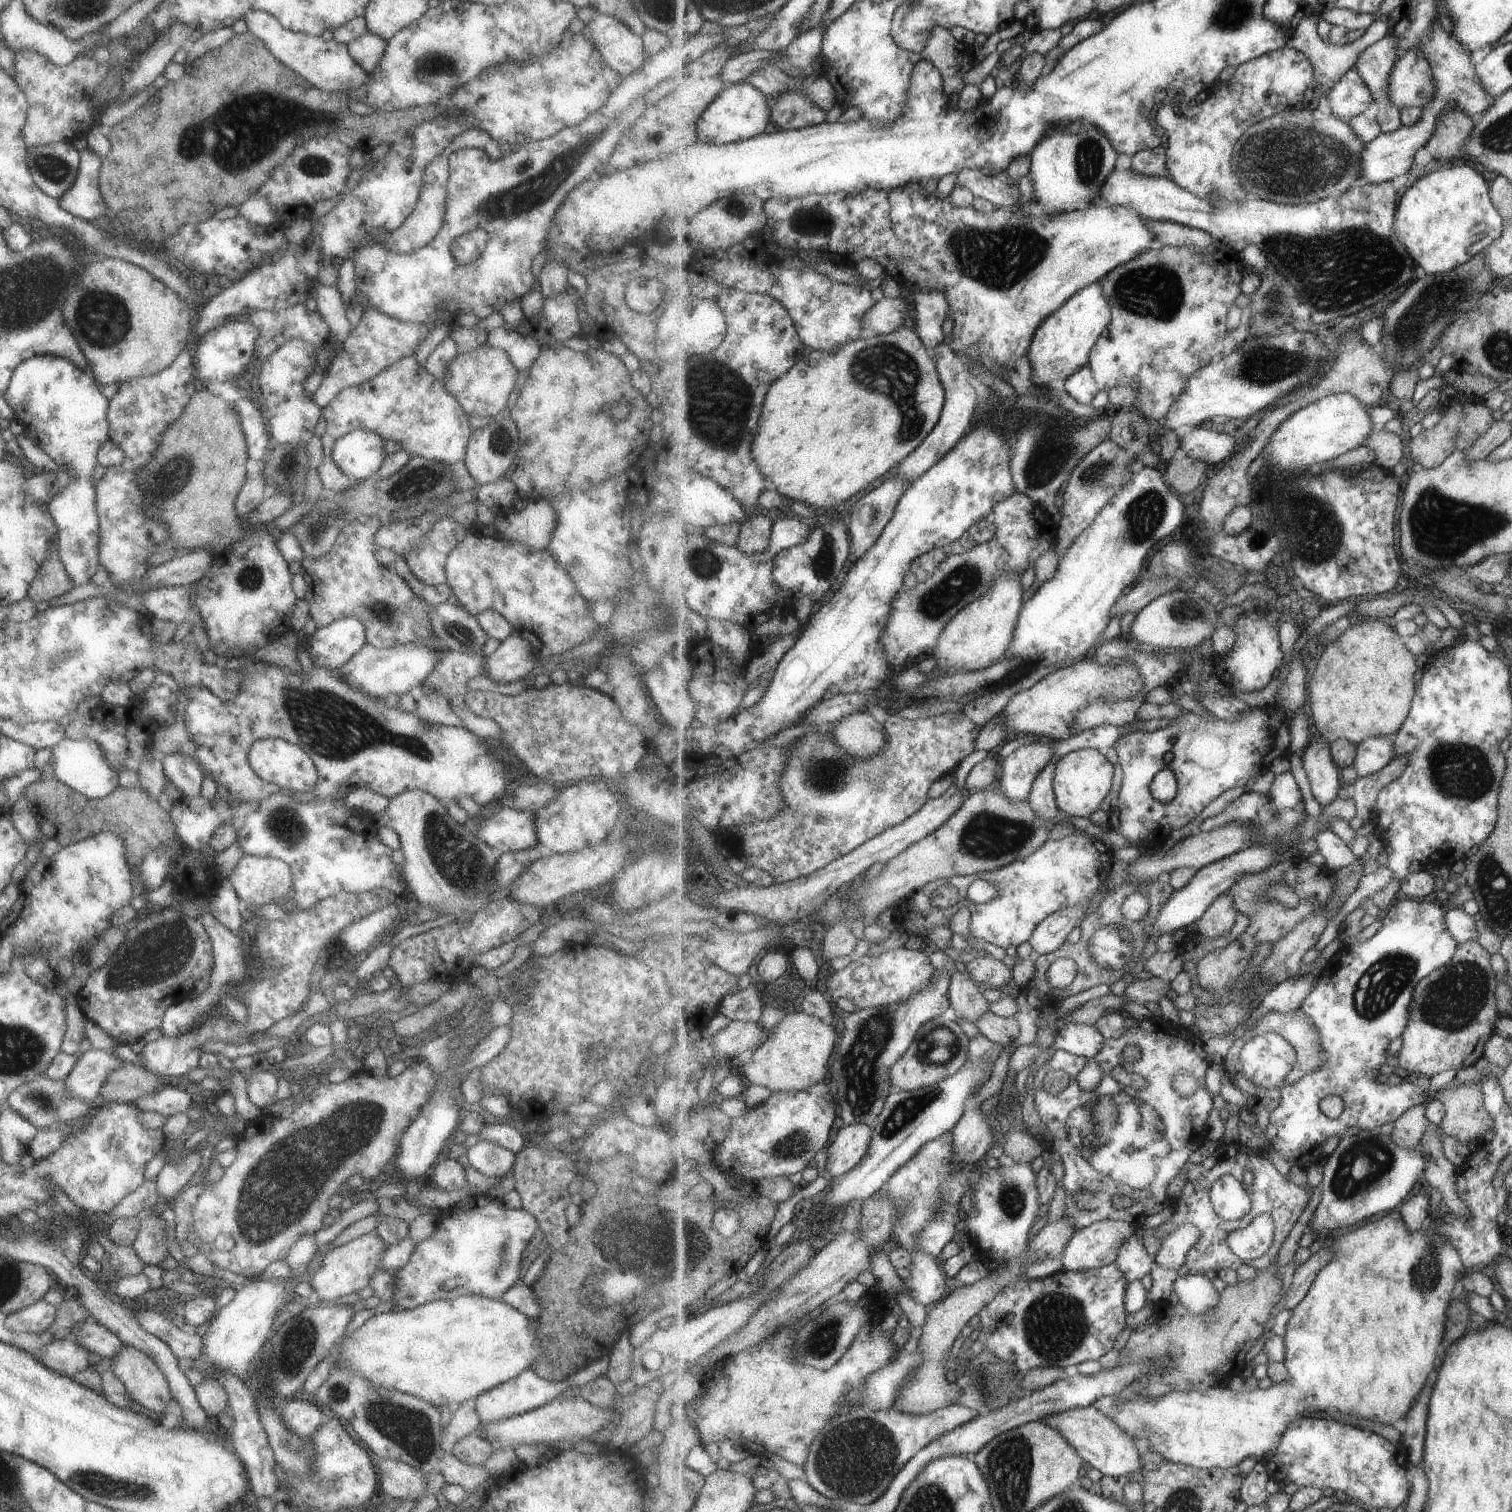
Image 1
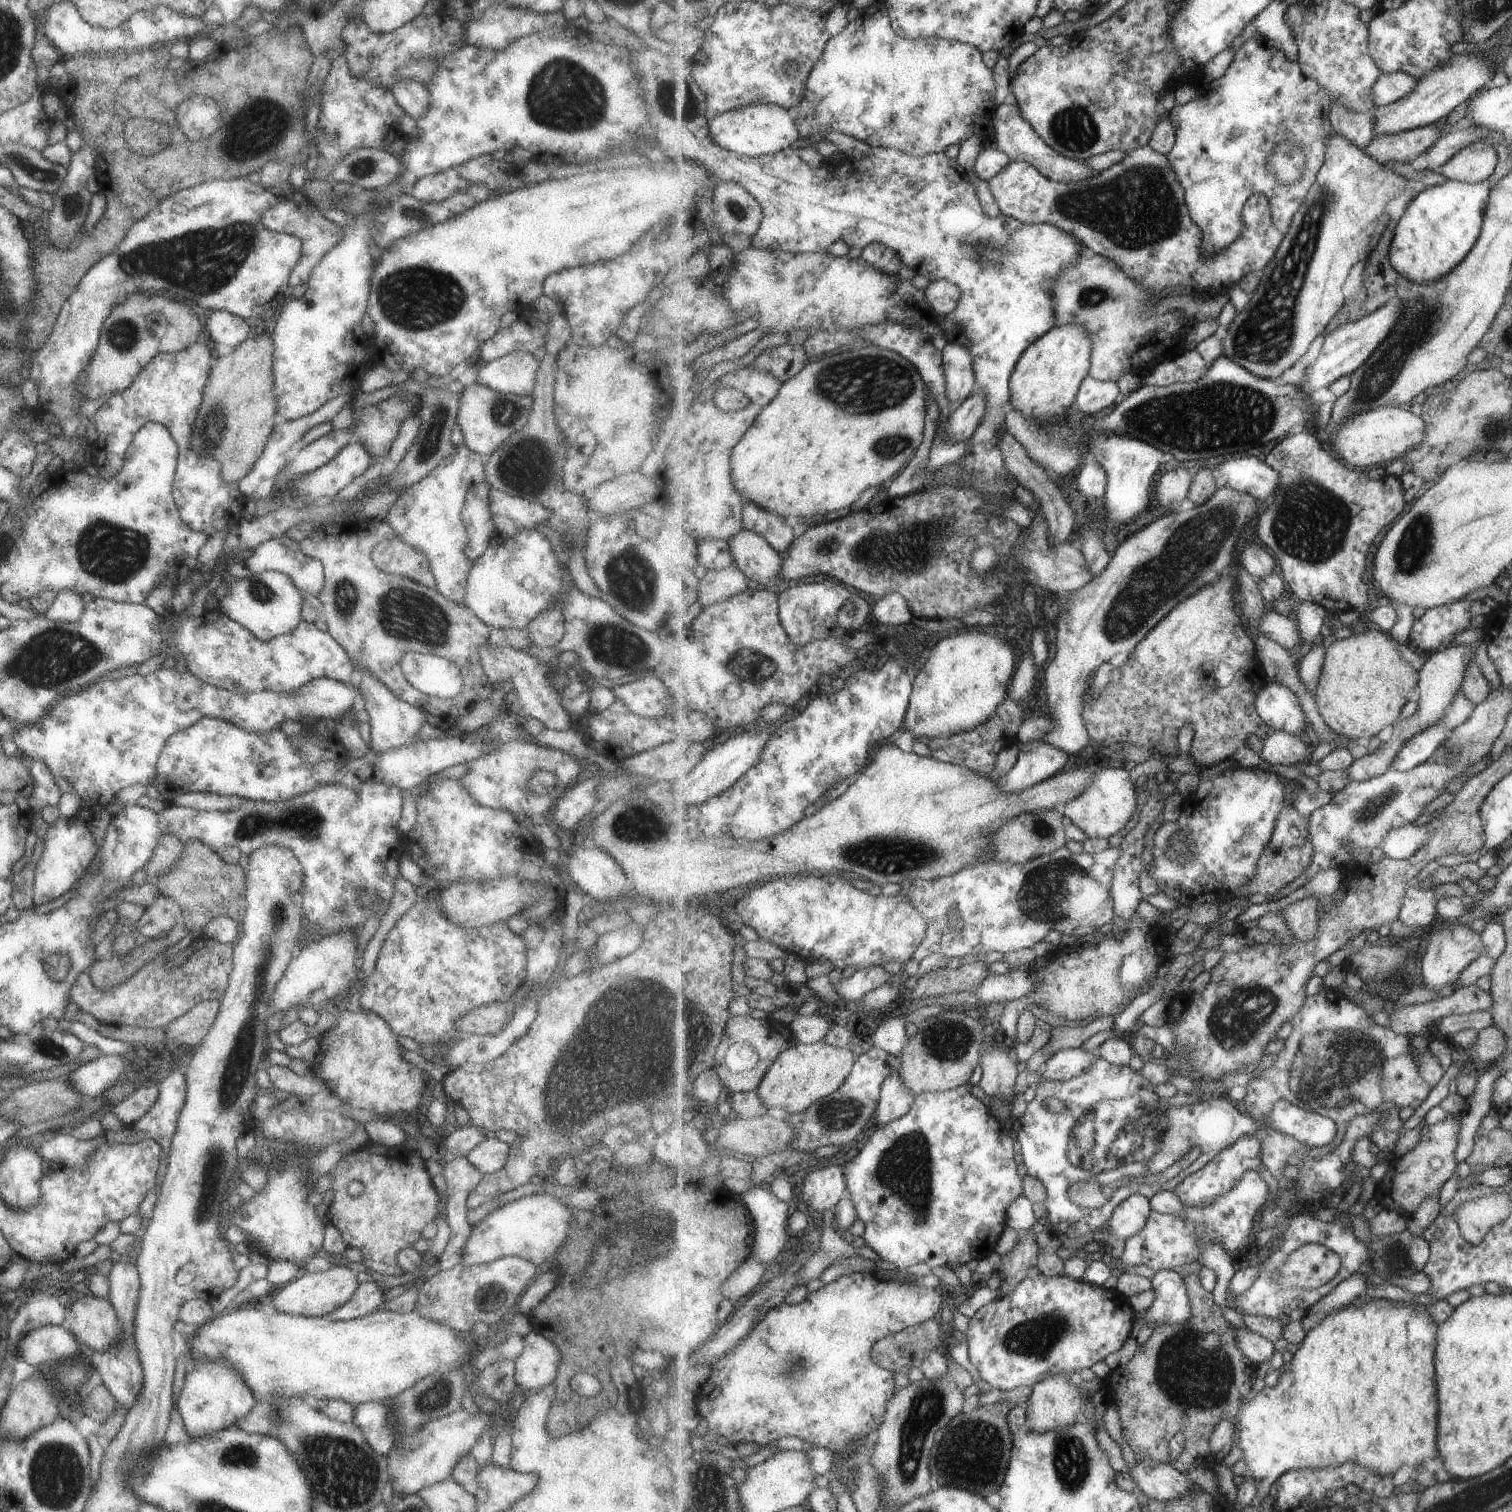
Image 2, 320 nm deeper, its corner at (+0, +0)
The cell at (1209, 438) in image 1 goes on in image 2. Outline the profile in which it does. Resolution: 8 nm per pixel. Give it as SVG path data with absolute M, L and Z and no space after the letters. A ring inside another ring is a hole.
M1232 457L1219 464L1215 473L1221 485L1254 494L1263 506L1269 506L1281 484L1281 475L1272 466L1256 457Z

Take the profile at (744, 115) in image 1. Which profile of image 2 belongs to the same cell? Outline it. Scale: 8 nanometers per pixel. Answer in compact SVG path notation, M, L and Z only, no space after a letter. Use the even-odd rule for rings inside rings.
M749 105L709 118L713 140L740 155L757 158L794 147L801 142L794 112L779 105Z

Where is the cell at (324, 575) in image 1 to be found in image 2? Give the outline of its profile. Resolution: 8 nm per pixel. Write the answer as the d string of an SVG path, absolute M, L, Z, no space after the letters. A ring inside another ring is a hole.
M353 518L323 525L317 528L315 533L300 540L299 550L305 556L318 560L322 564L324 579L322 587L316 594L322 606L320 618L326 624L325 631L329 633L329 636L345 649L355 670L360 672L361 669L365 669L365 675L369 674L375 677L396 697L422 710L432 722L447 718L447 716L453 718L453 715L455 718L461 718L473 708L474 704L487 698L492 691L478 659L478 648L486 644L486 638L495 628L483 624L469 612L465 605L461 603L456 605L448 601L434 588L427 588L408 576L386 573L378 569L371 560L370 552L378 542L393 538L392 528L383 520ZM409 651L435 655L454 664L461 675L460 691L455 696L440 699L415 690L405 680L398 663L399 659Z

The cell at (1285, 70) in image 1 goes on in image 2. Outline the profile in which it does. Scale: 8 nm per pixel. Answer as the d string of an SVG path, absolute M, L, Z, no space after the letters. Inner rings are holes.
M1251 39L1246 41L1242 47L1236 50L1230 66L1222 77L1219 77L1210 85L1202 87L1198 95L1188 103L1185 103L1184 105L1177 104L1170 110L1169 120L1176 126L1176 143L1173 150L1168 154L1168 157L1173 165L1174 171L1179 177L1179 182L1181 182L1182 187L1185 189L1186 201L1190 208L1191 216L1193 217L1193 220L1197 221L1197 224L1199 224L1204 233L1204 253L1207 256L1212 257L1215 253L1224 251L1224 248L1229 247L1231 243L1235 243L1237 238L1240 237L1240 234L1245 228L1243 218L1244 206L1248 200L1257 193L1264 194L1269 199L1270 207L1272 208L1272 217L1274 218L1277 228L1280 228L1281 232L1284 232L1285 235L1289 232L1289 229L1292 227L1294 216L1299 212L1301 205L1305 202L1309 191L1316 183L1319 171L1325 164L1328 146L1330 145L1330 139L1332 138L1332 122L1329 119L1330 104L1331 98L1328 92L1319 84L1318 80L1308 77L1304 73L1304 69L1301 68L1298 61L1289 60L1288 56L1281 49L1262 45L1255 39ZM1285 141L1295 141L1300 144L1302 150L1307 152L1307 158L1309 158L1309 160L1307 160L1307 164L1309 164L1307 170L1311 168L1309 172L1304 172L1304 175L1299 182L1292 185L1282 185L1280 181L1277 180L1277 177L1274 174L1269 173L1266 169L1266 162L1268 161L1274 146L1279 142Z

